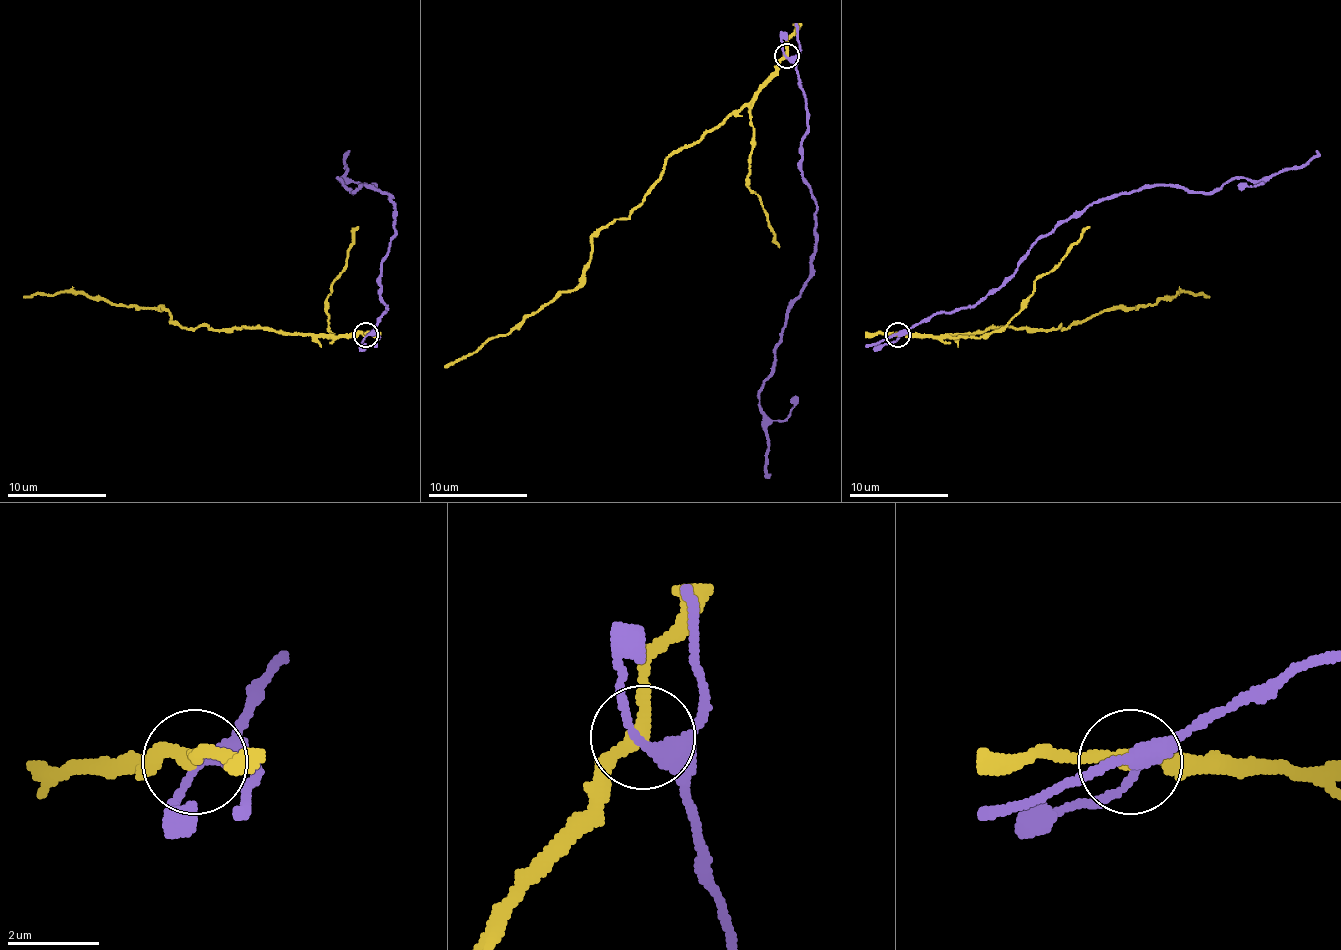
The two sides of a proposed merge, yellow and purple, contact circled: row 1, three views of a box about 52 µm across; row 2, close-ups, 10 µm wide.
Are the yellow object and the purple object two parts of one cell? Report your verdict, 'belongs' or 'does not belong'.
does not belong

